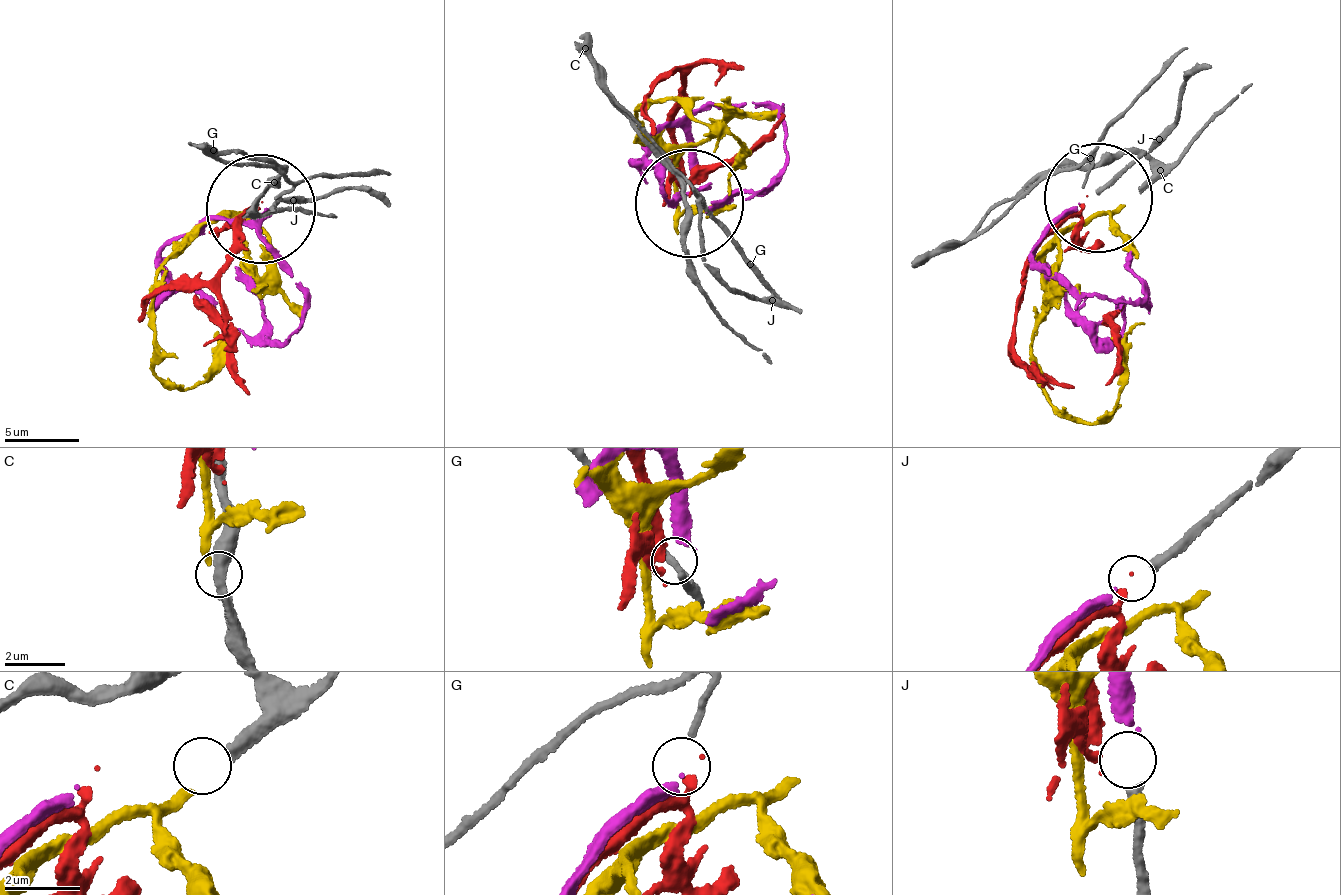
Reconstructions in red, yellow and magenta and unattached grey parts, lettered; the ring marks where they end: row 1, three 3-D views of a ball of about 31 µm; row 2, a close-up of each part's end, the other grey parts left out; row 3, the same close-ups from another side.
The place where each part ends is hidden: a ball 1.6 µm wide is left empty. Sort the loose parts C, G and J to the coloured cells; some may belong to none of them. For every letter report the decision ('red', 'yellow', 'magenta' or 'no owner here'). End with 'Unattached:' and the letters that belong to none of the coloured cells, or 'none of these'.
C: yellow
G: no owner here
J: magenta
Unattached: G

